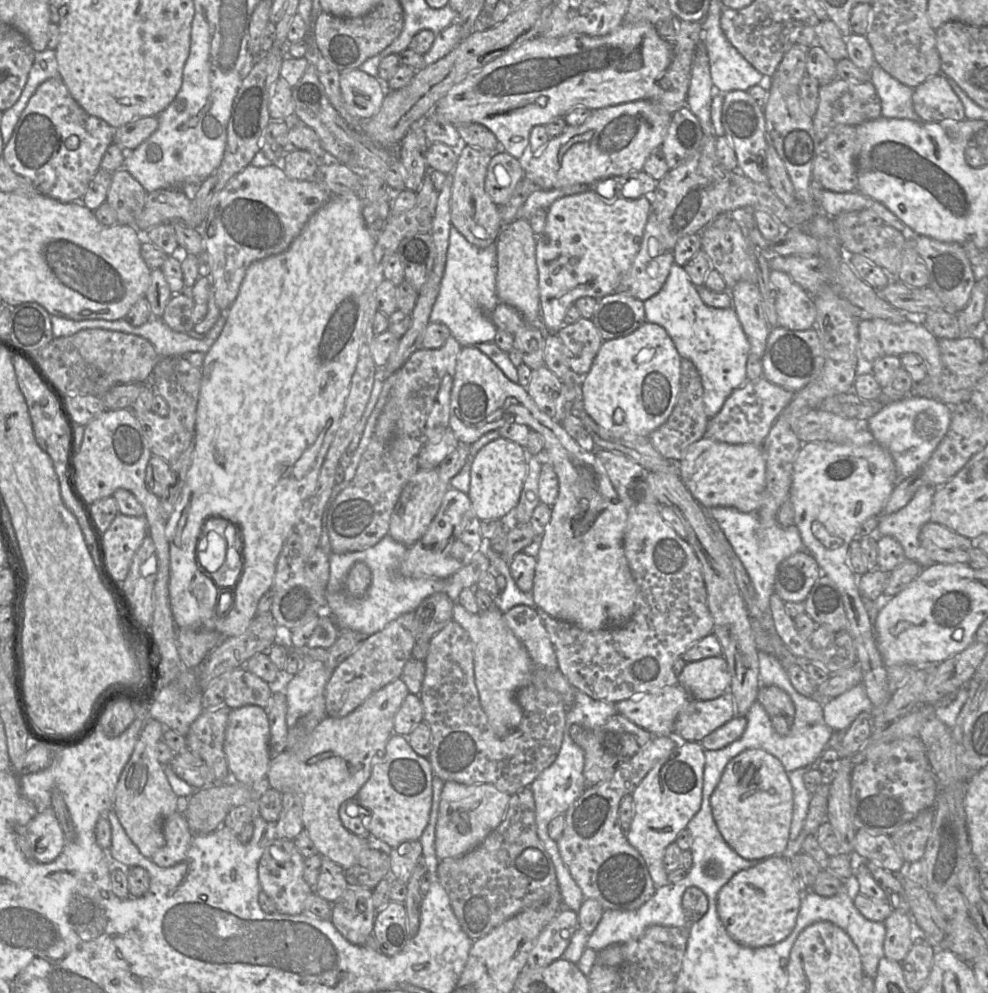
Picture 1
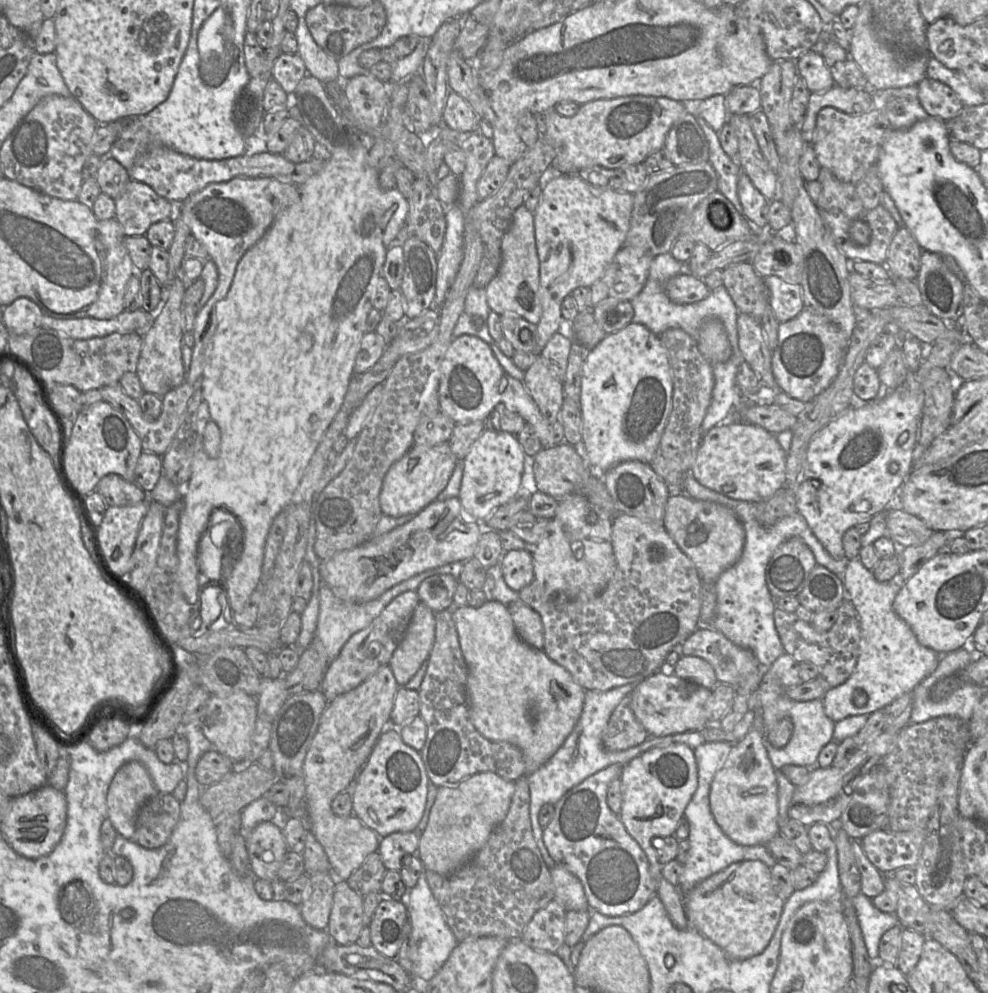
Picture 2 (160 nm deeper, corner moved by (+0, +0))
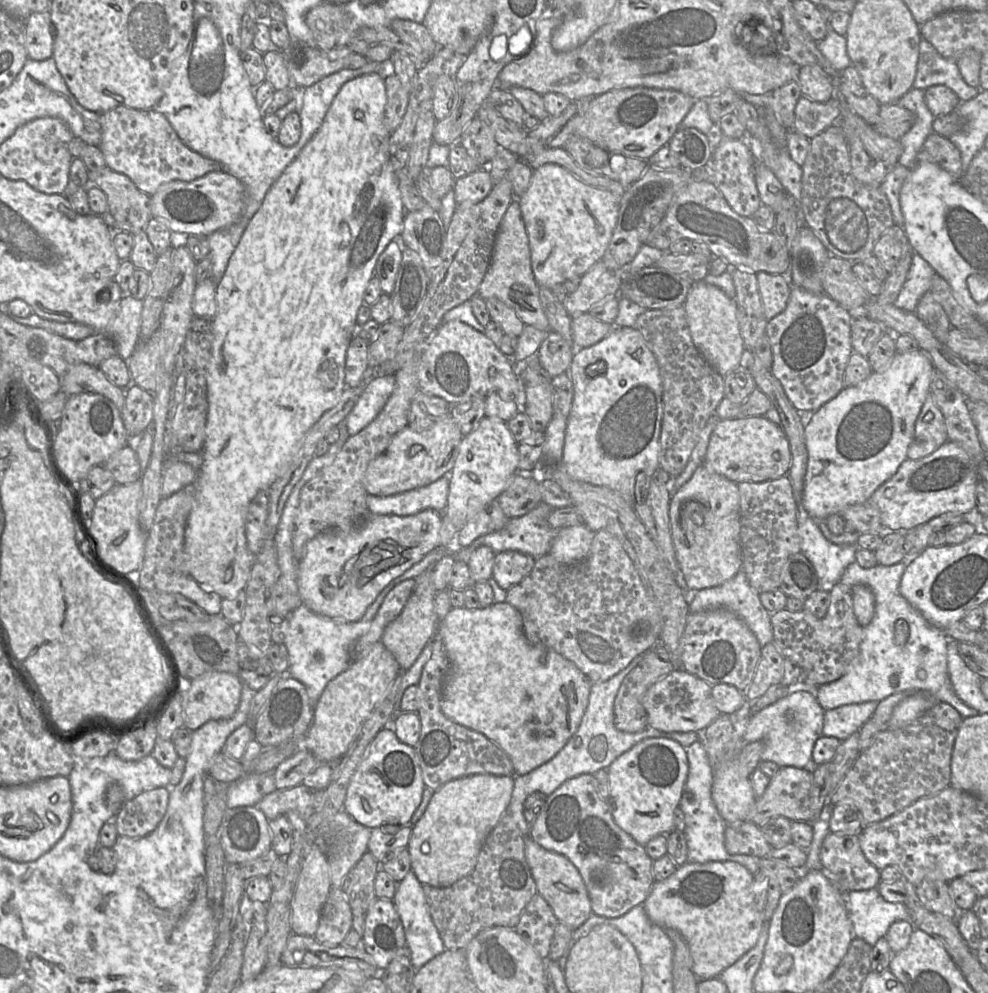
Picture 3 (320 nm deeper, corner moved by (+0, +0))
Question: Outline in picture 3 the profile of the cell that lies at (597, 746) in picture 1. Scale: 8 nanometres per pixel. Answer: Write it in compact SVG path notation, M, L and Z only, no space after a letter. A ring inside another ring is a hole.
M653 648L643 654L640 662L623 679L614 701L614 725L619 731L638 733L648 727L643 696L655 682L675 668Z

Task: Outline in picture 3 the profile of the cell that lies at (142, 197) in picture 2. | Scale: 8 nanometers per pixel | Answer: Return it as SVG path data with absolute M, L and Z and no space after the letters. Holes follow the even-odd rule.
M109 167L89 171L89 182L99 187L107 196L108 214L115 227L136 234L144 230L151 219L150 196L136 187L125 174Z

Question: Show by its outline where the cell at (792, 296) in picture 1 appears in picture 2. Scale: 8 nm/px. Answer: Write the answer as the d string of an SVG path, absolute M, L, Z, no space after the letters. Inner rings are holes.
M778 276L764 278L768 289L768 303L779 323L796 317L804 308L802 287Z

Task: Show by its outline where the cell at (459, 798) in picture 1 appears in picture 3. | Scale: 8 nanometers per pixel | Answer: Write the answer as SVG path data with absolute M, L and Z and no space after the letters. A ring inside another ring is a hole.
M475 774L448 781L433 793L423 815L413 825L408 843L411 870L422 885L448 887L474 871L486 837L508 811L514 777Z

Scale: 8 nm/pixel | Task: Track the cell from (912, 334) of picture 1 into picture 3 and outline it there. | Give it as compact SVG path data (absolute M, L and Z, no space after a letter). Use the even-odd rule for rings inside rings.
M930 395L915 422L915 433L907 452L908 459L916 460L936 451L948 442L944 417Z

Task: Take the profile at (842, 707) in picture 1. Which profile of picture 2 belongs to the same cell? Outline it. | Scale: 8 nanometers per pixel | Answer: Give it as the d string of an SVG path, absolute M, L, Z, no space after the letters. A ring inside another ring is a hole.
M858 557L848 560L843 575L843 585L845 598L851 600L858 615L860 652L856 667L850 677L843 684L830 688L822 698L824 712L833 722L838 722L849 716L871 715L875 711L883 709L903 695L911 694L917 685L936 670L940 655L922 646L910 626L894 611L894 599L904 582L899 573L889 581L878 582L872 571L865 568ZM858 690L867 695L867 703L862 707L857 707L852 702L852 697Z

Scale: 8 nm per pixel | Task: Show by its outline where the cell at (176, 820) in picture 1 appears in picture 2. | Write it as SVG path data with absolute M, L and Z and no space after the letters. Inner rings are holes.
M157 793L139 809L133 841L157 849L168 841L180 818L180 802L172 793Z

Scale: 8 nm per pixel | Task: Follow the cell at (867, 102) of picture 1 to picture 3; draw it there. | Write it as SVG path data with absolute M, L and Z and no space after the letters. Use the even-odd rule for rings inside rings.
M802 95L795 106L793 129L812 139L837 123L840 115L840 101L837 97L827 102L816 102Z

